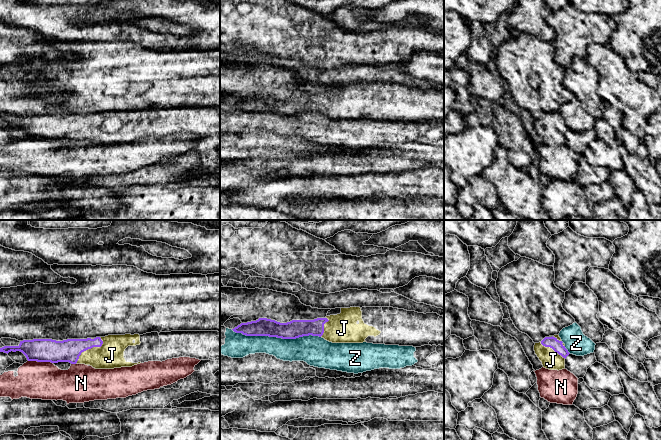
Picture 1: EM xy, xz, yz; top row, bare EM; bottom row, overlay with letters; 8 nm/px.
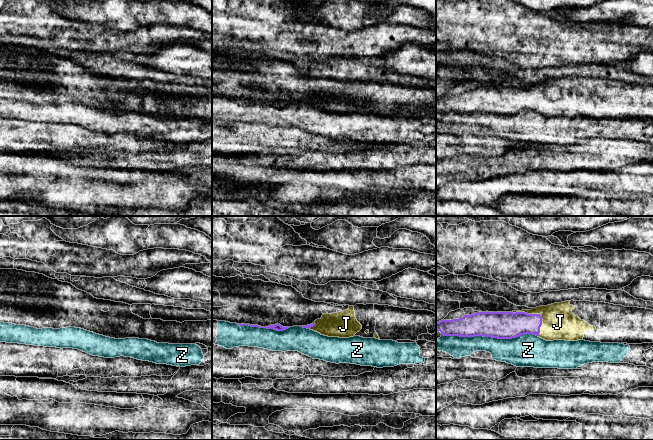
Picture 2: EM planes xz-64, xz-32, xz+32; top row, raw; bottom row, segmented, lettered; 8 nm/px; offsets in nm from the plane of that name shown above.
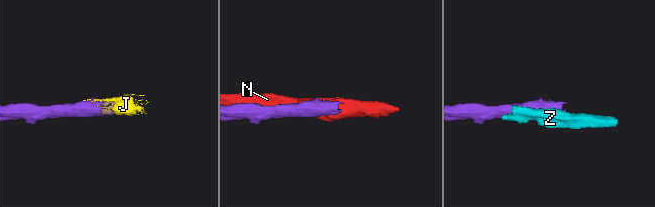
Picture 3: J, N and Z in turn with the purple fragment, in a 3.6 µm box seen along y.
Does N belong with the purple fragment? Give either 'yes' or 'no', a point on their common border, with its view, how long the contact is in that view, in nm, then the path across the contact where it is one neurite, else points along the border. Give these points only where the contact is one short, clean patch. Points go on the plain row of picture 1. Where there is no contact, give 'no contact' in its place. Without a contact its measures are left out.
no; meets purple in xy at (40, 137); contact 200 nm long

